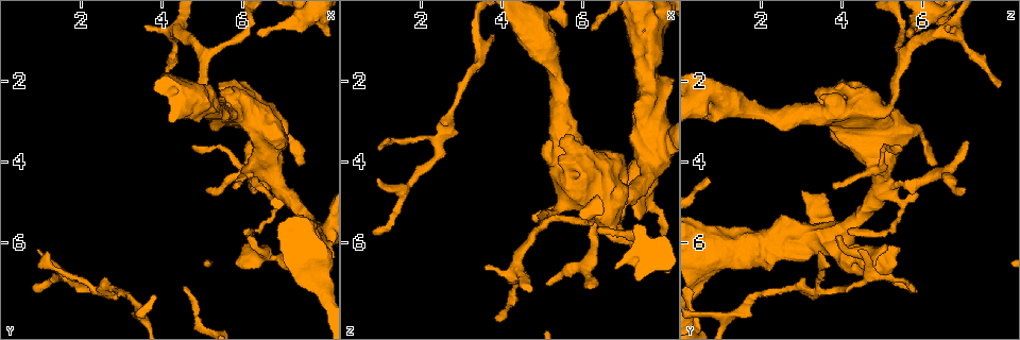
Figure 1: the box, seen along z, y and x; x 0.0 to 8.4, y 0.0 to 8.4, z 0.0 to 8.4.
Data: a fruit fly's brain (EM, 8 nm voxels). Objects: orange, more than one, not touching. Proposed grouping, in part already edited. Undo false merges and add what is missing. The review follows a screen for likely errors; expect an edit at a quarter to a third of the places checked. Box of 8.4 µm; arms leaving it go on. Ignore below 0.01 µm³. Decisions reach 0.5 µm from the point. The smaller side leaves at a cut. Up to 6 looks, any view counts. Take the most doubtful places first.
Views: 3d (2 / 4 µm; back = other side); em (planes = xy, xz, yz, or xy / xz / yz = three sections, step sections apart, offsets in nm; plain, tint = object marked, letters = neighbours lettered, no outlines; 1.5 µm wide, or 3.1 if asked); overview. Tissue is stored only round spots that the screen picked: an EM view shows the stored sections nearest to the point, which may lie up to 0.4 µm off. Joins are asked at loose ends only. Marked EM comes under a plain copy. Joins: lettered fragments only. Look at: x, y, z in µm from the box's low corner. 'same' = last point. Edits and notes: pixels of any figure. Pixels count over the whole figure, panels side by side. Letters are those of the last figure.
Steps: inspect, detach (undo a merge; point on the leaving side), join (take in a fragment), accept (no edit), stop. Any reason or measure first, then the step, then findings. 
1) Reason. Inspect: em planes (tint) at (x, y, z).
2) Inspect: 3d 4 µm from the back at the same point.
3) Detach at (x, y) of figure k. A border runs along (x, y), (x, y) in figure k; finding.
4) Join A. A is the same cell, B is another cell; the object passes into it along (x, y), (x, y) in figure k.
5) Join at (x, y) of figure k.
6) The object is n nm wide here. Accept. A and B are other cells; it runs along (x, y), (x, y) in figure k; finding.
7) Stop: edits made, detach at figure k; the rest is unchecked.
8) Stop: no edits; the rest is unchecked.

Free end. Inspect: 3d 4 µm at (6.40, 0.90, 5.75).

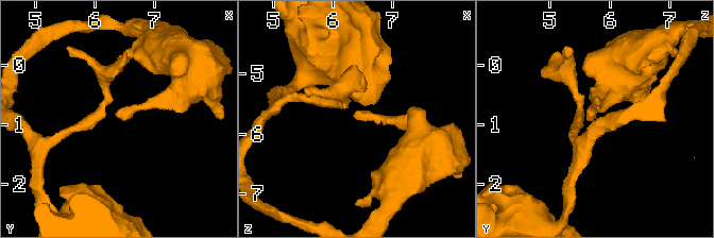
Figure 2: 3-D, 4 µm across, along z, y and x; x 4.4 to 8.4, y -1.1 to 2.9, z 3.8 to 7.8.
Shape alone is not enough. Inspect: em planes (tint) at (6.35, 0.85, 5.75).

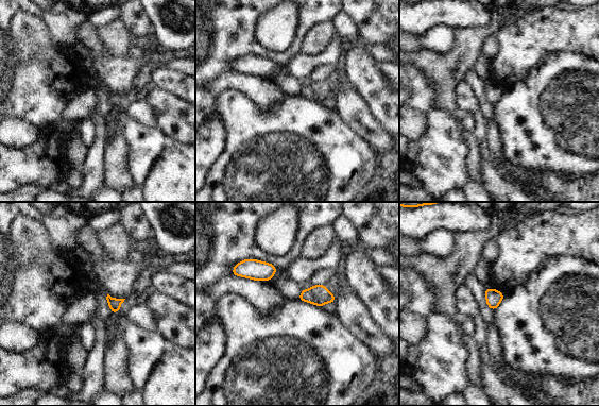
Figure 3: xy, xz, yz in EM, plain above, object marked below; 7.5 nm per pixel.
See the neighbours. Inspect: em planes (letters) at the same point.

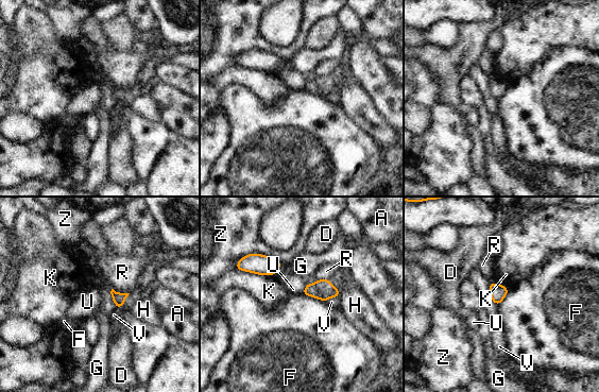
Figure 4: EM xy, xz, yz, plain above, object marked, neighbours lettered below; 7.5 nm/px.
Accept. A, D, F, G, H, K, R, U, V and Z are other cells; a border runs along (303, 293), (325, 302) in figure 4; none of them fits.

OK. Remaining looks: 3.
Tapers out. Inspect: 3d 4 µm at (0.90, 6.15, 4.45).

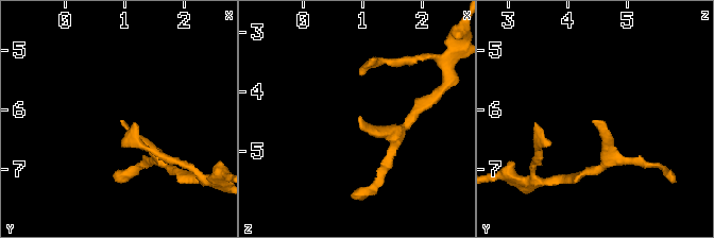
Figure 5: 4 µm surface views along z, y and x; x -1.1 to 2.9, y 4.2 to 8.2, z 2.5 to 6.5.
Now the EM. Inspect: em planes (letters) at (0.95, 6.20, 4.40).

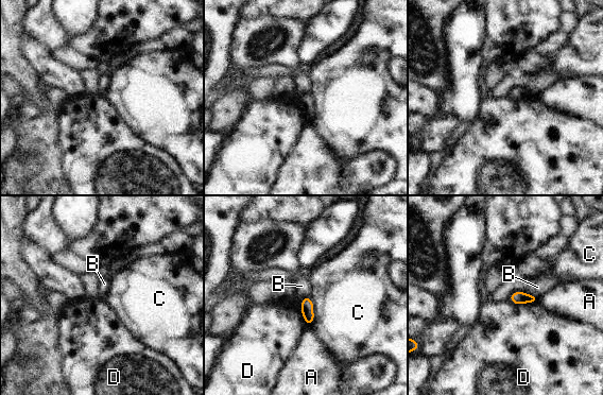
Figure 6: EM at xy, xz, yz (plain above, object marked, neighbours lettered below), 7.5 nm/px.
The object is 100 nm wide here. Accept. A, B, C and D are other cells; no lettered fragment goes on from it.

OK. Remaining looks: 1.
Stop: no edits; the rest is unchecked.

